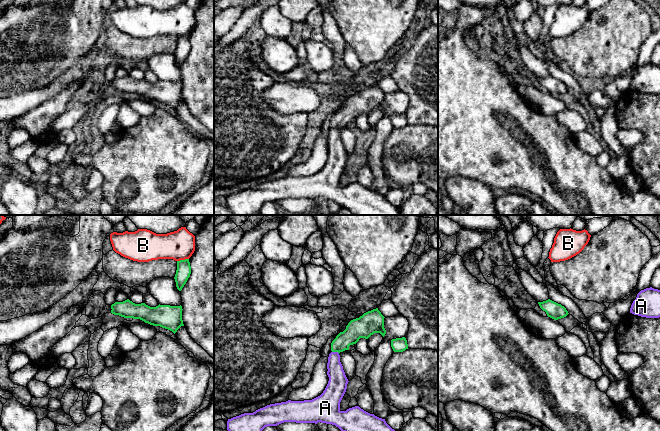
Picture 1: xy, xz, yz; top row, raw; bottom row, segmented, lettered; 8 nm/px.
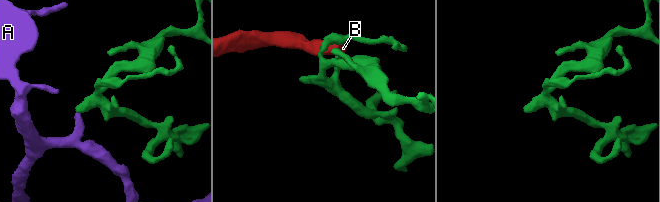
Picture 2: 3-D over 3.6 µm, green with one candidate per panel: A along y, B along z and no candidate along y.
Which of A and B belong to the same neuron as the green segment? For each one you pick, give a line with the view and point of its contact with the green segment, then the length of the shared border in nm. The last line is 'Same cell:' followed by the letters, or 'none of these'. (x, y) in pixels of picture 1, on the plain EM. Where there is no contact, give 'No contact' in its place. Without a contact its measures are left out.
A: Touches green at xz (335, 127). Shared border 60 nm
Same cell: A

